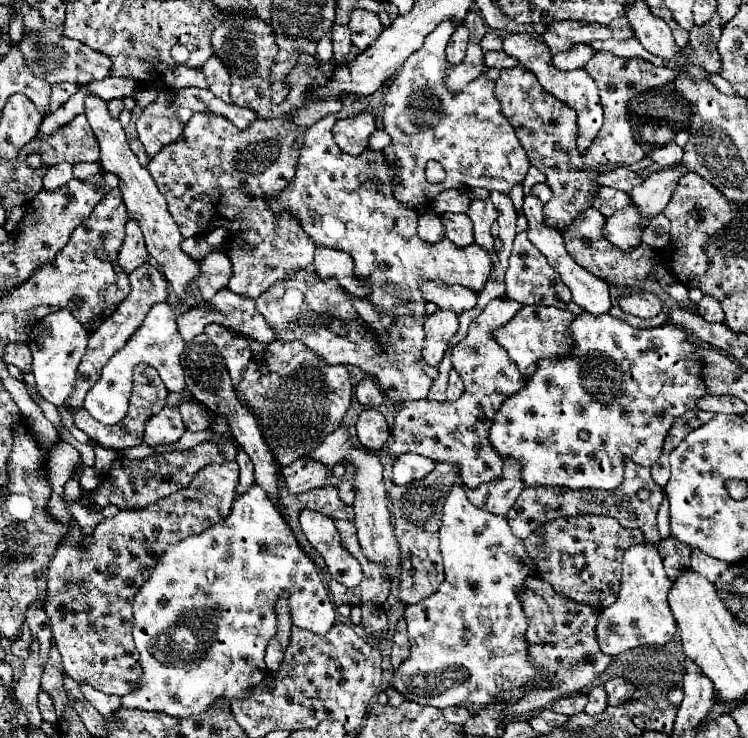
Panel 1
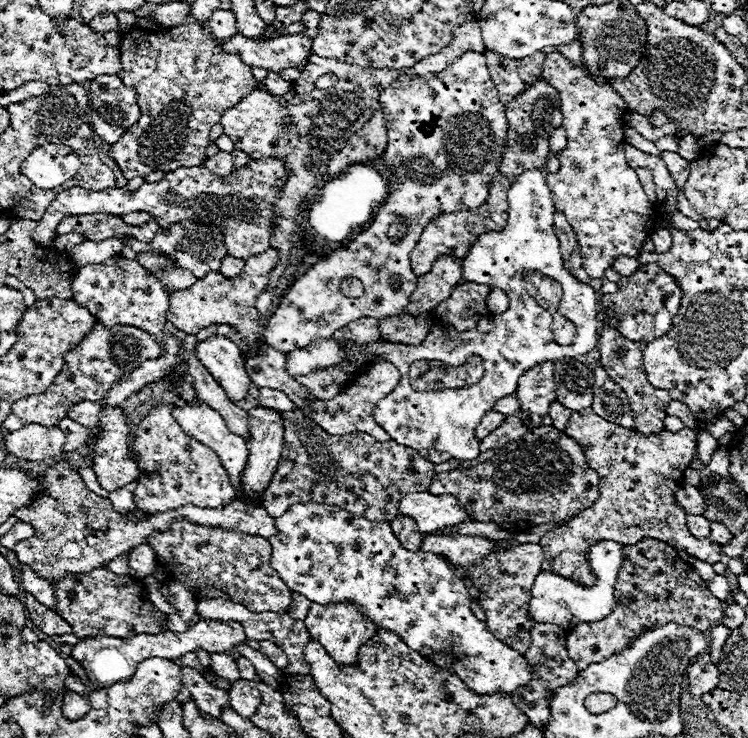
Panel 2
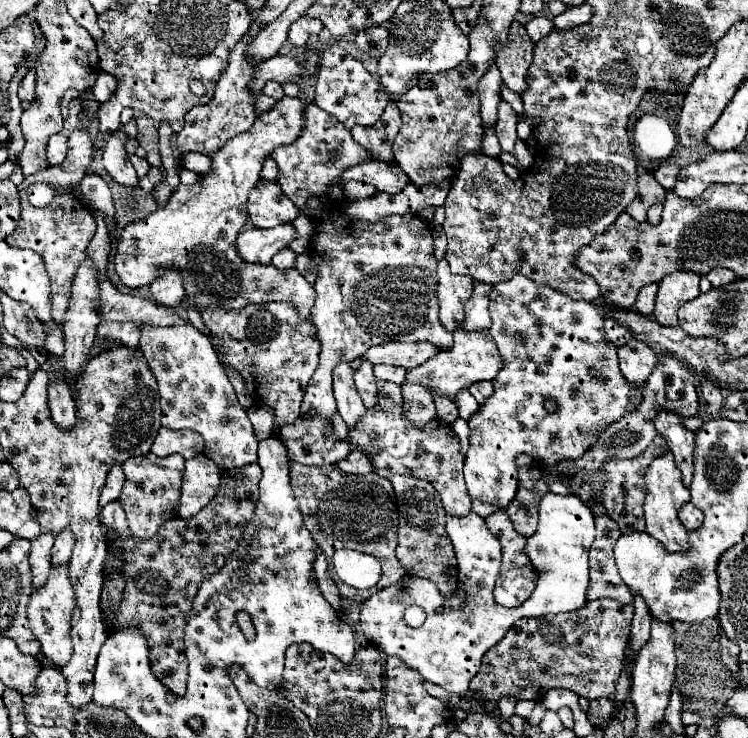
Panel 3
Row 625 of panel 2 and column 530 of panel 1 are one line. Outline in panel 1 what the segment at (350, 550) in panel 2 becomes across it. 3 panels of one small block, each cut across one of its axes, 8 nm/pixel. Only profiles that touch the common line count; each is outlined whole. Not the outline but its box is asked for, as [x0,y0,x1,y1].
[488,312,706,490]

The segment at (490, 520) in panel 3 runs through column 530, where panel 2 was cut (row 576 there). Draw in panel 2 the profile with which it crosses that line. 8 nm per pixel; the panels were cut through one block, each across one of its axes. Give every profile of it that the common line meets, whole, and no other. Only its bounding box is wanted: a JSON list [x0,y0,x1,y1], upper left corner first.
[542,408,720,584]

